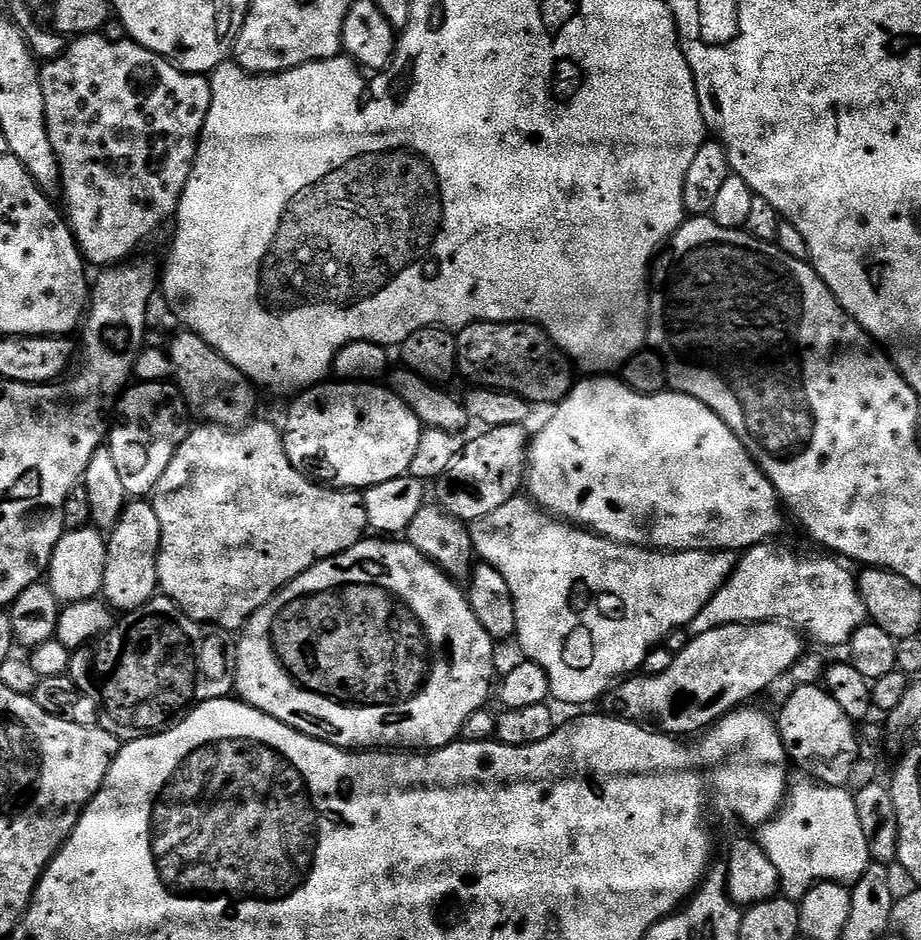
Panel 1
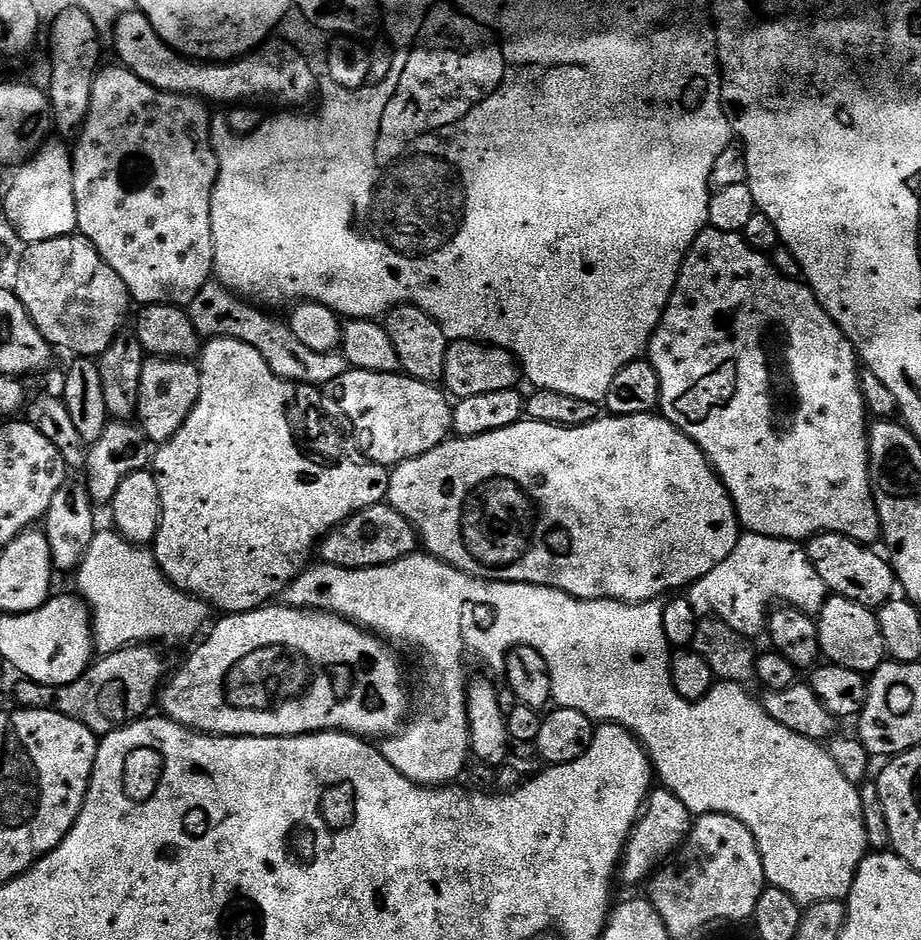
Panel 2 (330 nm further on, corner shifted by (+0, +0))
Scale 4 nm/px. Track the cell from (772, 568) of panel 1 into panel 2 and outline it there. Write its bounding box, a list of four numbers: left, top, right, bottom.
[686,532,829,638]

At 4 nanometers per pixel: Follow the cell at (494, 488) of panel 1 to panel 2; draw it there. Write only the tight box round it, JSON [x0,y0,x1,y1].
[318,502,418,568]

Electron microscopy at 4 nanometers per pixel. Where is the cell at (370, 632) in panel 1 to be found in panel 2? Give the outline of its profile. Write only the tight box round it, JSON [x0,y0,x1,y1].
[158,602,409,738]

